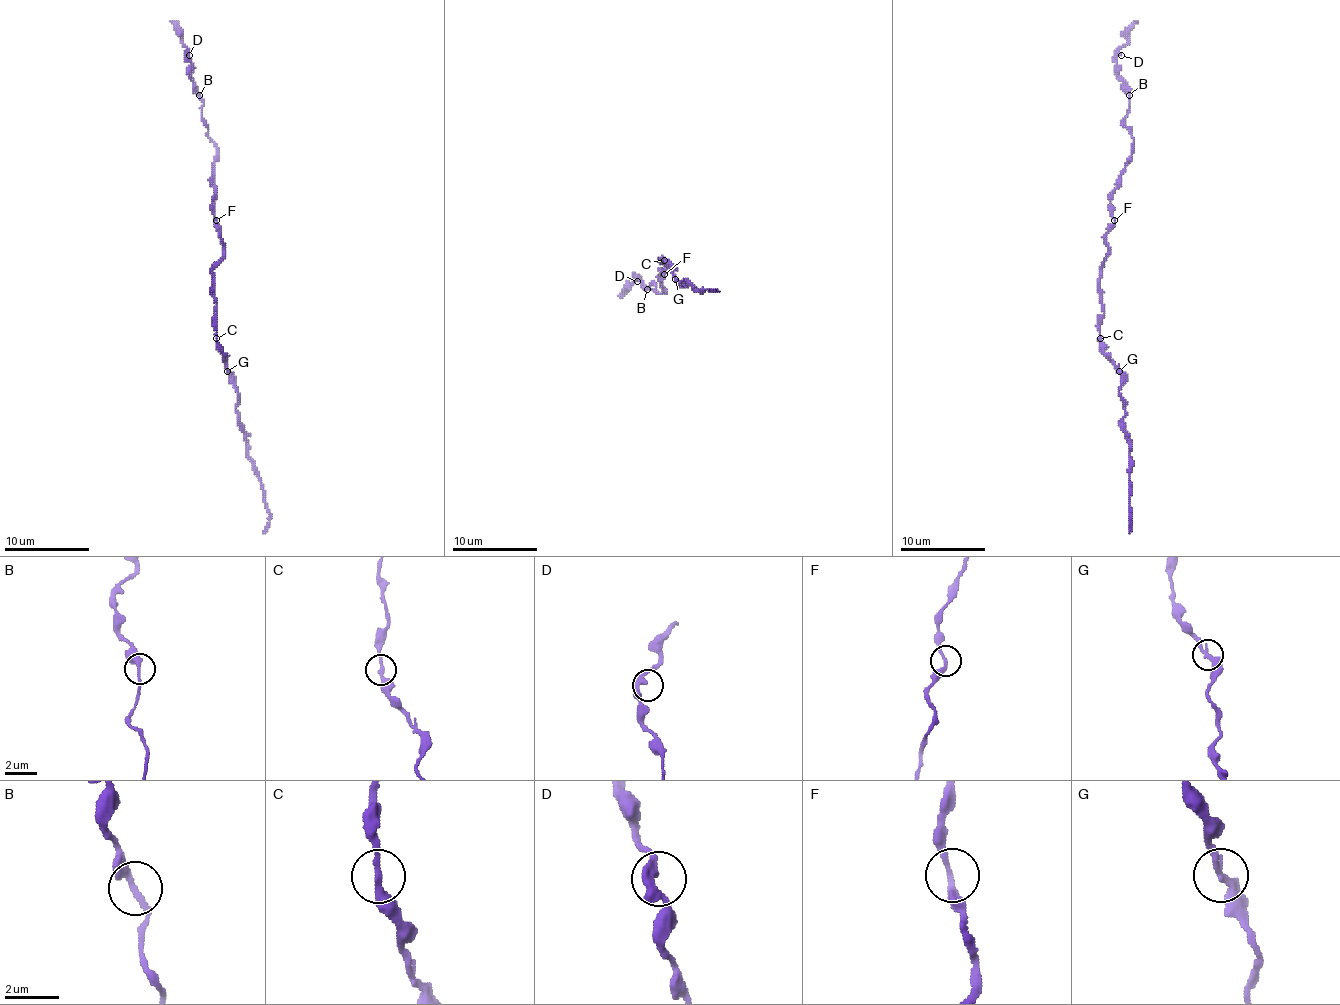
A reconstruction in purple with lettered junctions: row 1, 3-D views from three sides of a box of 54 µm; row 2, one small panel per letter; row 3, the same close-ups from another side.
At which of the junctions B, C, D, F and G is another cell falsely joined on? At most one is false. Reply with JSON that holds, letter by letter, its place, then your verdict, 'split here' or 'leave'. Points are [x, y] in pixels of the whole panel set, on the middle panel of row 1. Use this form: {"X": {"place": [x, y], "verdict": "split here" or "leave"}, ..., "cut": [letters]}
{"B": {"place": [647, 289], "verdict": "leave"}, "C": {"place": [664, 260], "verdict": "leave"}, "D": {"place": [637, 281], "verdict": "leave"}, "F": {"place": [664, 274], "verdict": "leave"}, "G": {"place": [675, 279], "verdict": "leave"}, "cut": []}

